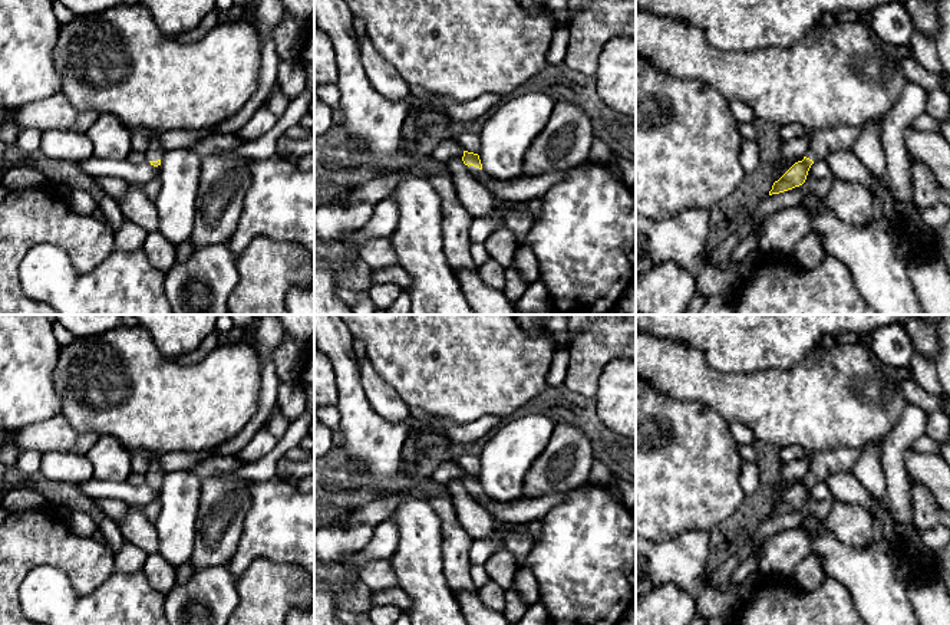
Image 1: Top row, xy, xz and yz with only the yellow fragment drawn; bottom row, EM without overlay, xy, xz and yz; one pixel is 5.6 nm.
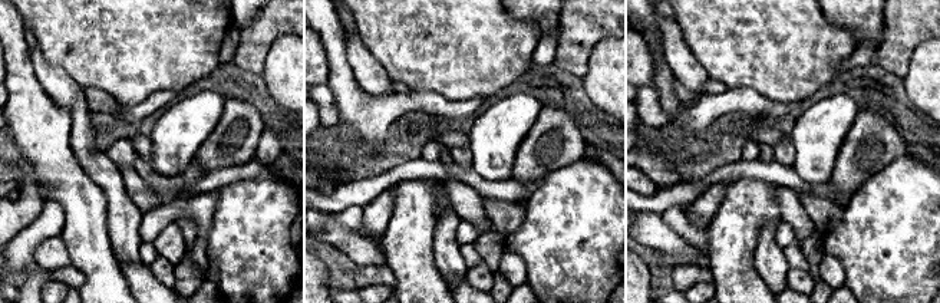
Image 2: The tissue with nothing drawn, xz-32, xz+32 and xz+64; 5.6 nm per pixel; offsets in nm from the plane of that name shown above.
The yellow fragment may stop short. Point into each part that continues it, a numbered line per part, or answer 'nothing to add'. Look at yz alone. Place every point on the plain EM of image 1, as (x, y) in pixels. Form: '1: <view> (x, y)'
1: yz (828, 461)

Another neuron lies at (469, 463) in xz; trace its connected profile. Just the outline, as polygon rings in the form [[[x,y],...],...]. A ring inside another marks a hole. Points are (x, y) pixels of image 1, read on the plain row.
[[[465,454],[453,460],[465,473],[479,477],[481,460],[478,455]]]

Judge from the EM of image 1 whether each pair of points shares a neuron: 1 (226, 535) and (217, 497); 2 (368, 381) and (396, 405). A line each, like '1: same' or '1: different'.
1: same
2: same

